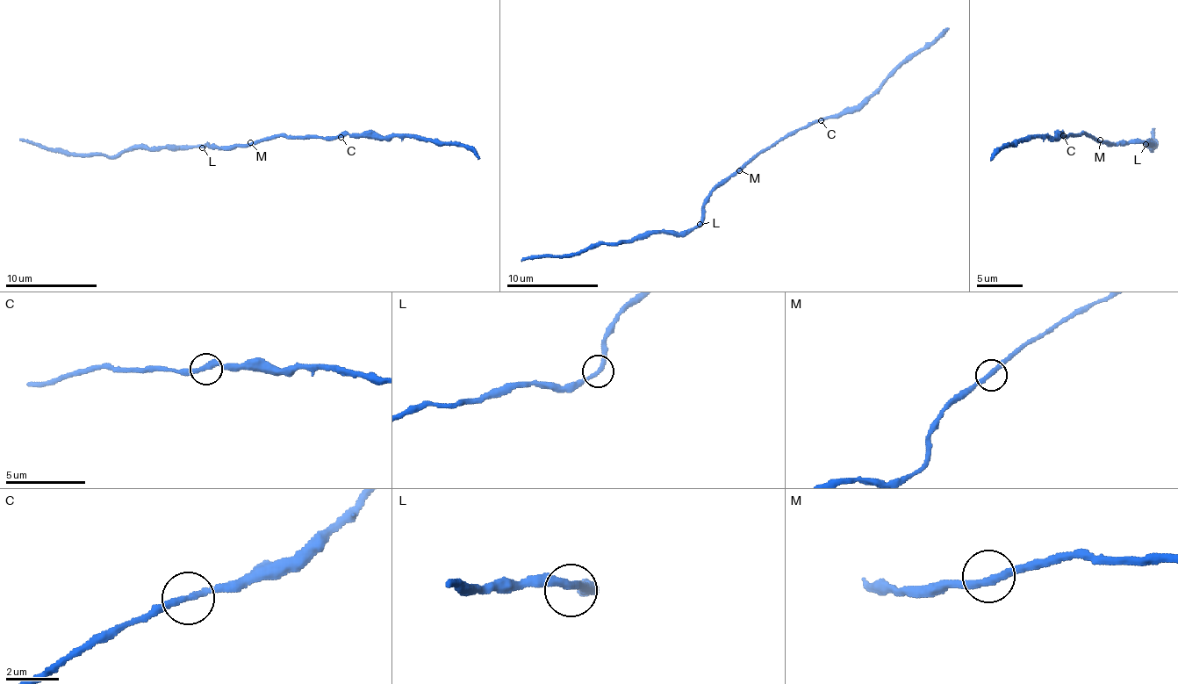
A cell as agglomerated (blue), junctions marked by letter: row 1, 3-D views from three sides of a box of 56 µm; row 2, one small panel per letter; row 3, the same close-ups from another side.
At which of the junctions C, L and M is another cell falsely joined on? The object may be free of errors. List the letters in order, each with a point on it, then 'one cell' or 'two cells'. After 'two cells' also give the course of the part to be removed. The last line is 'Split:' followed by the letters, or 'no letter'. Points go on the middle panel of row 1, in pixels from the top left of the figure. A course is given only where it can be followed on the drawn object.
C: place (821, 120); one cell
L: place (700, 224); one cell
M: place (739, 170); one cell
Split: no letter

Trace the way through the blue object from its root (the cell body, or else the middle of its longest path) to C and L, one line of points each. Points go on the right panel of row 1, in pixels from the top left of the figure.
C: (1097, 141), (1085, 133), (1062, 136)
L: (1097, 141), (1145, 144)

